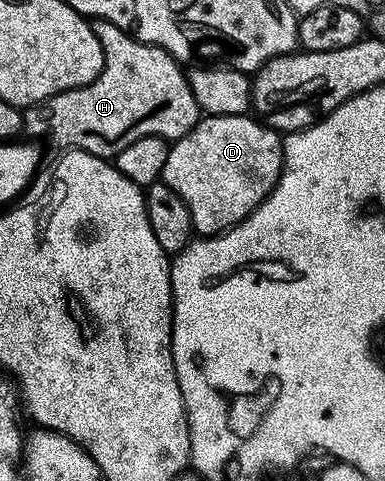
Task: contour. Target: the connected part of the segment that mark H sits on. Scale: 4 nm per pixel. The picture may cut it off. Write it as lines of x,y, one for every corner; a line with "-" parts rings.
103,19
93,20
92,26
104,49
104,69
87,87
62,91
41,105
25,108
22,111
22,131
30,135
51,135
59,143
59,148
87,151
103,157
119,155
125,147
132,145
132,141
140,141
140,137
145,135
158,135
167,141
186,136
198,124
200,110
189,87
187,72
178,68
181,67
179,60
163,47
142,43

